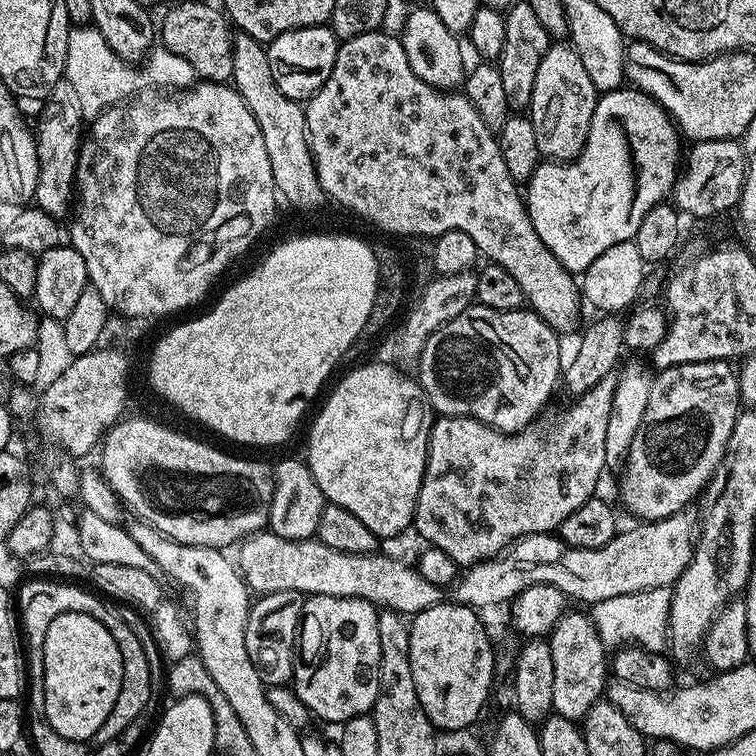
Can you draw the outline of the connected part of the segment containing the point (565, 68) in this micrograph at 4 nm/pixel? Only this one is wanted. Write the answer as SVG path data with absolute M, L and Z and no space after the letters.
M553 43L542 58L542 66L538 66L538 79L534 81L530 105L538 150L545 161L567 162L579 156L590 134L590 118L594 118L597 99L596 87L582 67L582 58L578 58L576 51L567 43Z

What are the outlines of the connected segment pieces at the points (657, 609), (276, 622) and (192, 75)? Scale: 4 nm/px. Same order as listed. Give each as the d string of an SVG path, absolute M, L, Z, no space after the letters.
M655 588L638 594L618 594L618 598L606 598L591 605L590 615L605 649L619 650L625 646L635 646L645 648L648 652L660 652L668 644L671 601L671 588Z
M278 590L263 593L251 601L246 618L246 654L250 654L250 662L254 662L265 685L287 685L292 680L292 668L296 665L298 651L300 617L304 615L305 599L303 592Z
M76 26L68 33L63 79L66 84L68 80L69 86L72 87L72 92L76 95L75 103L82 106L84 117L95 118L101 116L110 106L123 104L124 101L133 99L145 90L183 90L197 83L198 77L194 66L190 66L190 62L186 62L186 58L178 58L178 54L170 54L170 50L166 50L162 46L153 47L142 63L137 66L135 63L118 58L118 54L114 54L114 50L110 50L110 46L106 44L106 38L102 38L102 34L96 27Z

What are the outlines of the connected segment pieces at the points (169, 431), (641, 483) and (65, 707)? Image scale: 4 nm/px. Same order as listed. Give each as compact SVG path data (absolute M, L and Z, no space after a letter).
M136 416L133 420L129 418L121 419L112 425L102 437L102 443L98 448L100 465L98 471L103 476L105 483L114 490L114 494L119 498L121 505L129 513L132 512L137 521L149 524L157 528L162 534L166 534L170 539L177 540L190 546L206 546L207 548L227 549L227 544L239 545L241 541L255 532L262 532L268 528L268 515L270 514L270 502L272 501L272 481L273 473L264 464L259 464L256 460L243 460L240 456L227 456L224 452L219 452L216 448L211 448L208 444L203 444L200 440L195 440L192 436L187 436L184 432L175 432L172 428L167 428L164 424L159 424L156 420L147 420L144 416Z
M726 360L679 364L663 369L653 379L650 402L646 402L646 414L642 414L642 426L638 426L634 442L630 442L628 456L619 473L620 500L626 511L637 516L637 521L661 520L675 512L685 511L691 505L688 503L692 499L695 501L707 488L728 449L734 422L742 408L740 377L732 366Z
M67 612L58 614L50 622L44 635L44 713L48 724L62 738L77 742L88 742L100 731L102 722L110 718L110 710L114 710L114 701L118 698L118 686L122 686L122 654L118 650L118 642L110 638L110 630L92 618L90 614Z

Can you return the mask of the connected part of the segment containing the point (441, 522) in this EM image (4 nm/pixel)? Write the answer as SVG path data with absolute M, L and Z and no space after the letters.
M615 375L602 378L602 382L598 382L598 386L594 386L594 390L586 390L586 394L575 397L571 401L572 405L557 420L552 416L545 415L543 418L533 420L528 427L520 432L511 434L500 432L498 429L486 426L469 416L440 416L433 419L432 432L428 435L428 461L422 484L418 490L414 521L415 531L420 531L421 538L425 540L423 543L442 550L442 554L450 554L450 558L454 558L454 562L458 566L471 566L480 564L484 560L493 560L504 549L521 540L523 536L533 536L543 532L555 533L562 526L562 522L566 522L566 518L570 518L570 514L574 514L574 510L578 510L578 506L582 506L597 495L596 487L600 484L600 475L605 475L606 472L604 467L606 462L606 425L610 418L610 402L614 402L615 386Z

